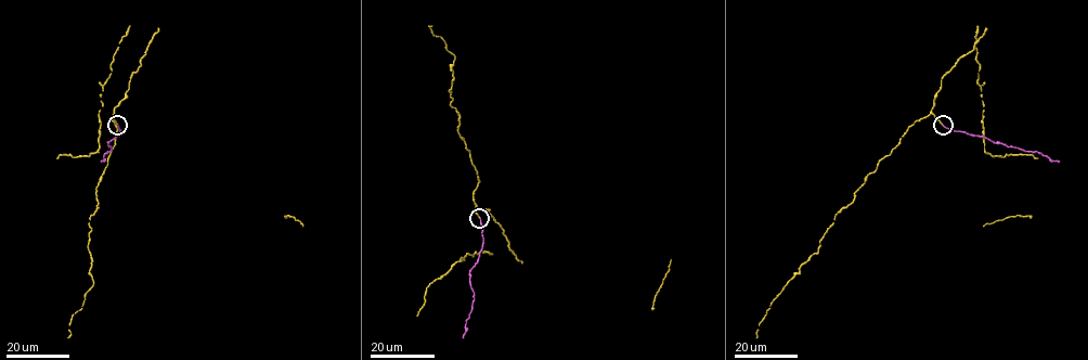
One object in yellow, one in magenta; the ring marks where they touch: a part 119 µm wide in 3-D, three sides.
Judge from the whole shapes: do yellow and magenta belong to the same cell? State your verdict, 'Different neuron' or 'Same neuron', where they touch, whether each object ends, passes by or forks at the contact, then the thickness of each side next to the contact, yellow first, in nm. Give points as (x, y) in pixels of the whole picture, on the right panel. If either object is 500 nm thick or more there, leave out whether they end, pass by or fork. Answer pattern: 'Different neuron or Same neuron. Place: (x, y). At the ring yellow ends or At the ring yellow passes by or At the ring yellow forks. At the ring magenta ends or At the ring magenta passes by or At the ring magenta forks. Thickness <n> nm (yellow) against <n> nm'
Same neuron. Place: (943, 125). At the ring yellow ends. At the ring magenta ends. Thickness 200 nm (yellow) against 200 nm

